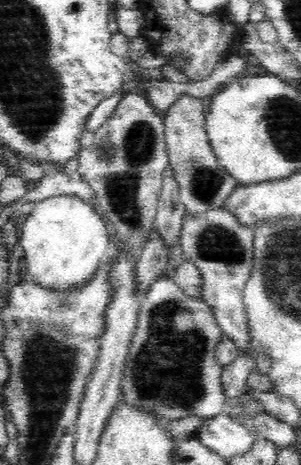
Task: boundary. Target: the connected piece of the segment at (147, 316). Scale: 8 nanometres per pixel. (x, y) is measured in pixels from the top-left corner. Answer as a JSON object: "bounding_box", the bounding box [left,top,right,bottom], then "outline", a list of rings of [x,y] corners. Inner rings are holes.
{"bounding_box":[120,273,229,421],"outline":[[[162,273],[150,284],[141,300],[138,326],[124,370],[120,400],[154,409],[160,417],[170,421],[188,415],[200,415],[208,420],[220,414],[224,404],[229,402],[223,389],[223,368],[216,358],[216,348],[224,336],[212,307],[201,297],[187,295],[173,277]]]}

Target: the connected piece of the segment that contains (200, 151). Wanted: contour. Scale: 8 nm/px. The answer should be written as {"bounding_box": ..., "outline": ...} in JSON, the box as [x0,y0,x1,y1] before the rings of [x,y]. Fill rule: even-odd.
{"bounding_box":[164,97,238,216],"outline":[[[183,97],[170,108],[170,112],[166,112],[164,120],[169,162],[174,167],[176,181],[180,183],[180,201],[185,204],[189,216],[200,216],[208,210],[223,208],[224,199],[238,185],[237,180],[218,164],[213,153],[205,129],[206,109],[207,101]]]}

